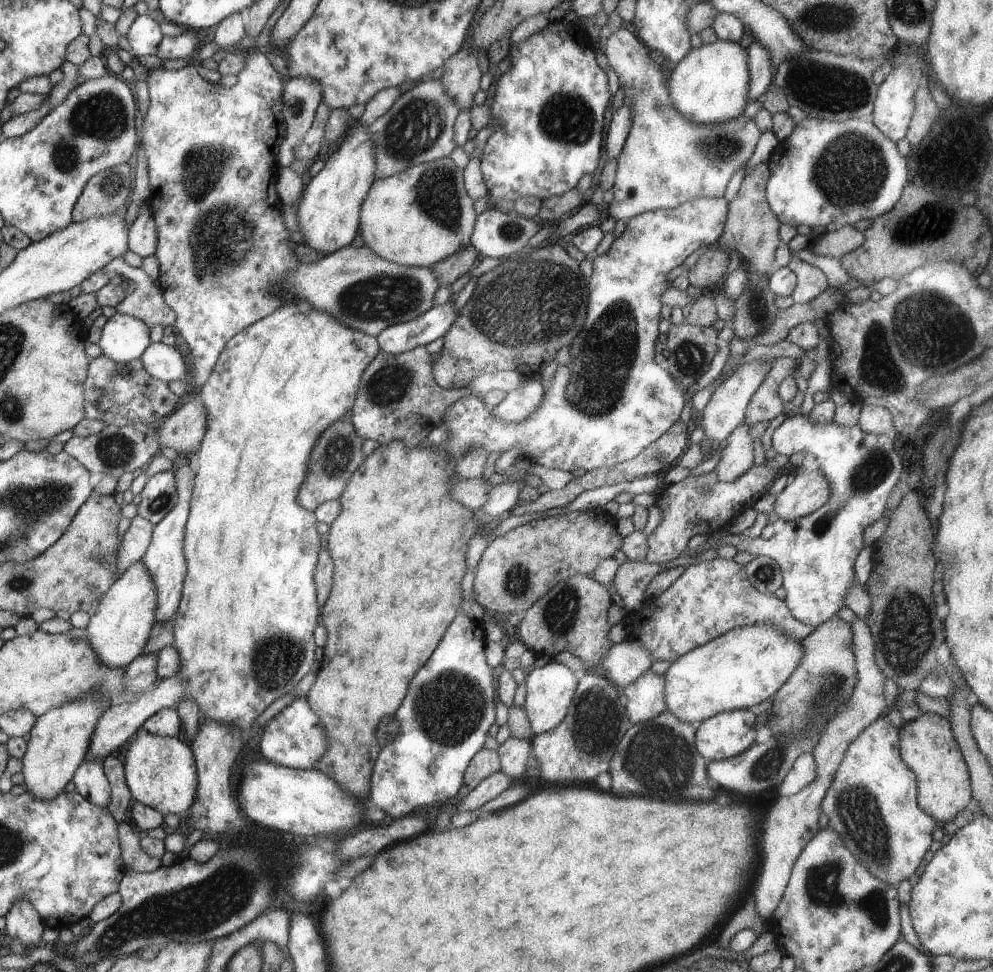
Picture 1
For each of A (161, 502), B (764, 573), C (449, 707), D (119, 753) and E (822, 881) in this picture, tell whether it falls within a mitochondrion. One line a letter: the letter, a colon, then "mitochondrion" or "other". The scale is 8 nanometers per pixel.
A: mitochondrion
B: mitochondrion
C: mitochondrion
D: other
E: mitochondrion

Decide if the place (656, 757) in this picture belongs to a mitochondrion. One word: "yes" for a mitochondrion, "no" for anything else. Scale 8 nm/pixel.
yes

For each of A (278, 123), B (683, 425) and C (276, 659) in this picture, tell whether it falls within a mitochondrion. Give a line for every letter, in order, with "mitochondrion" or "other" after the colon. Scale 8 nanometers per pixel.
A: other
B: other
C: mitochondrion

